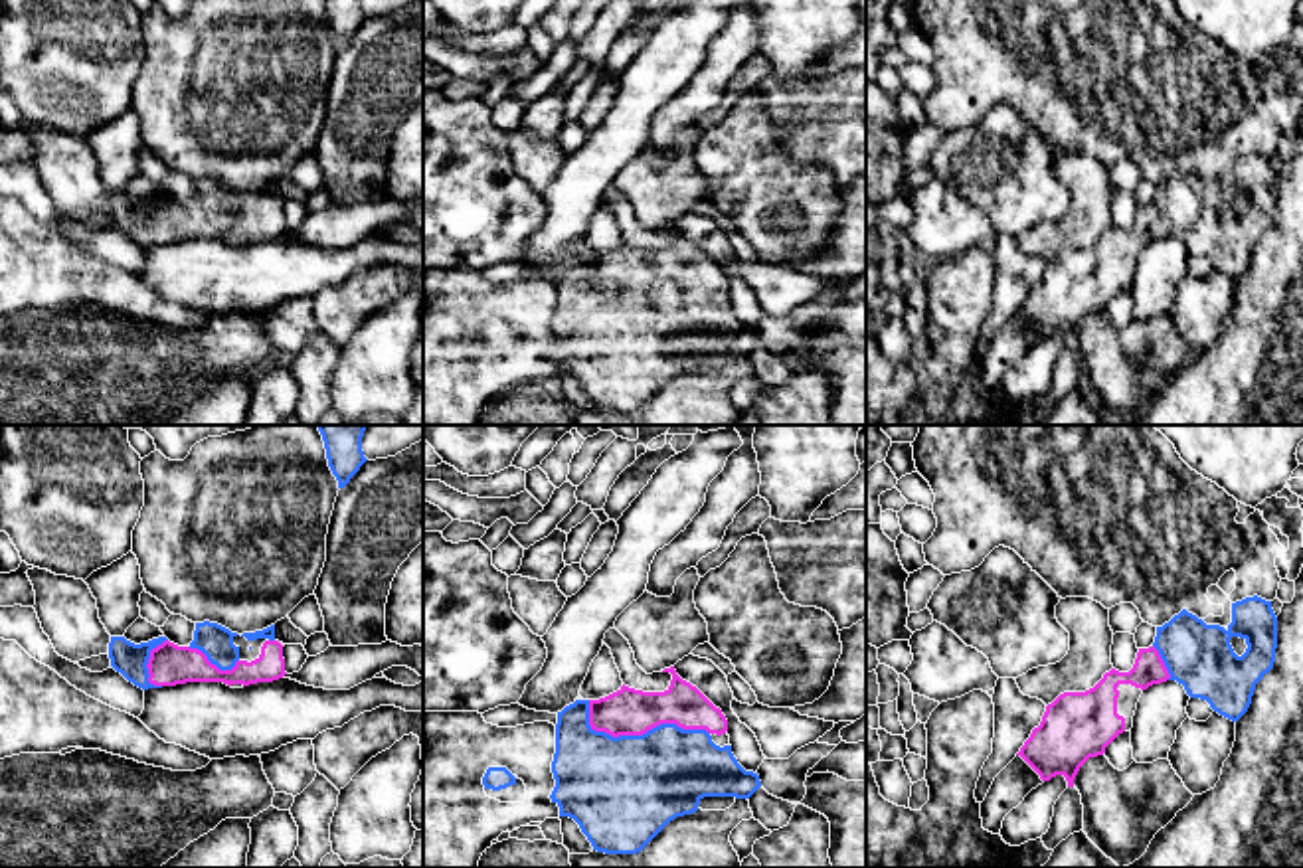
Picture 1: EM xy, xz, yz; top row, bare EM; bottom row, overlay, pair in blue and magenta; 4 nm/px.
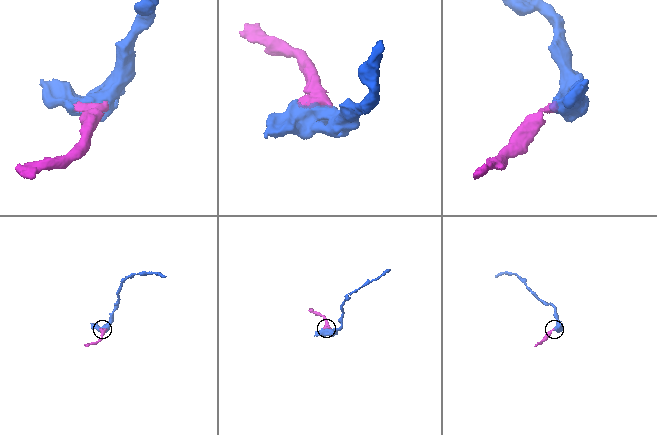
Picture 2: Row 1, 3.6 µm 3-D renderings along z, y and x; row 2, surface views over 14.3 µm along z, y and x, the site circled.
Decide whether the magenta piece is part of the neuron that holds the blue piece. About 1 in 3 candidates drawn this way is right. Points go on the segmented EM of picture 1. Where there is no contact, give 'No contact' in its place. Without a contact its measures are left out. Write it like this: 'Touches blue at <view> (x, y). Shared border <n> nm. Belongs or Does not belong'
Touches blue at xz (637, 736). Shared border 500 nm. Belongs

